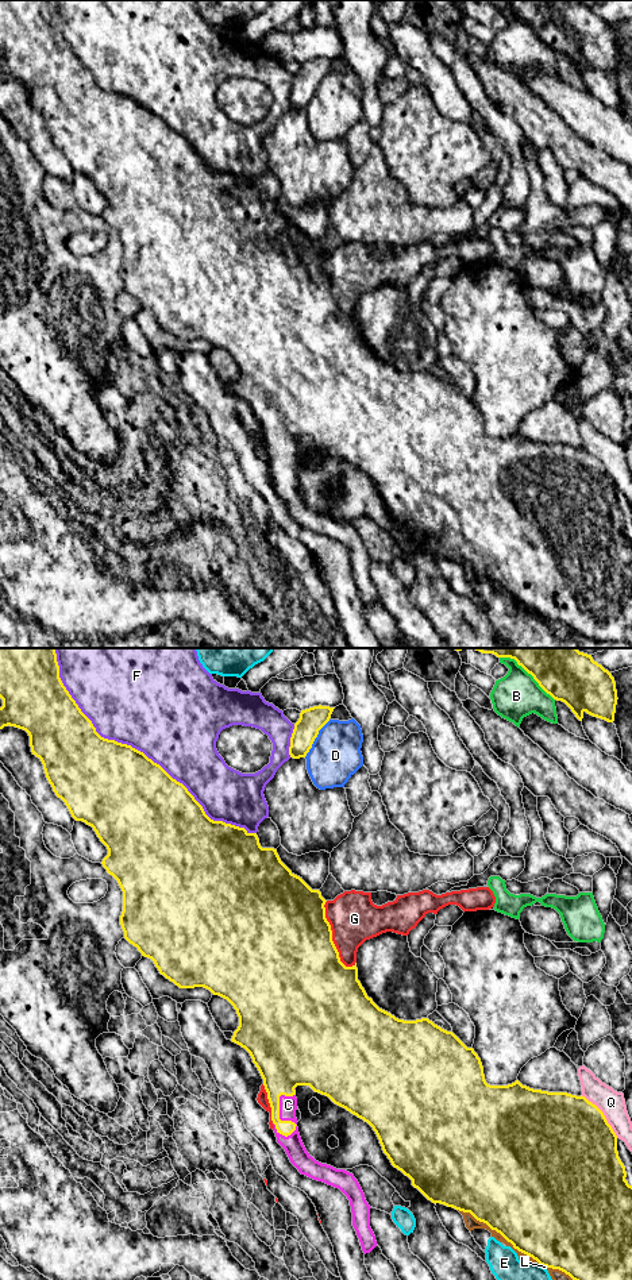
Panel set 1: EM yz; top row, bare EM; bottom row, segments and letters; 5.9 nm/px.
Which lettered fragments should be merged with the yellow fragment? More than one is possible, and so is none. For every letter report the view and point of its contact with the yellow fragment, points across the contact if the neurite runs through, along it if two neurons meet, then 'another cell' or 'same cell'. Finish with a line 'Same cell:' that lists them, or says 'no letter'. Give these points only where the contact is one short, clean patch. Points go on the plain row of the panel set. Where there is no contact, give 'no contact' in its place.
B: contact yz (528, 24); another cell
C: contact yz (278, 467); way yz (281, 425), (278, 467), (288, 457); same cell
D: contact yz (315, 89); another cell
E: no contact; another cell
F: contact yz (137, 101); another cell
G: contact yz (331, 288); another cell
L: contact yz (498, 583); another cell
Q: contact yz (602, 466); another cell
Same cell: C

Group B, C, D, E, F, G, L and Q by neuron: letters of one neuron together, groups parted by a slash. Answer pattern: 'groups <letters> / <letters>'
groups B / C / D / E / F / G / L / Q

